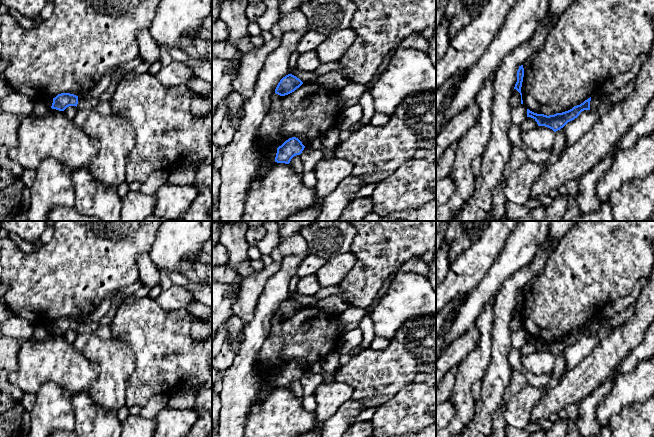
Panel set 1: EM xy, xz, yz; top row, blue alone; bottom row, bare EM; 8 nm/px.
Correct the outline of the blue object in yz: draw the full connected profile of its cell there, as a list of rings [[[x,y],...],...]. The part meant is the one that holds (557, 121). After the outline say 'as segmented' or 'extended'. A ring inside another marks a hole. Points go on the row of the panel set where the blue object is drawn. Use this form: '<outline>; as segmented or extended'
[[[591,97],[568,111],[549,116],[537,114],[527,109],[527,117],[533,118],[538,126],[545,126],[556,132],[563,128],[568,122],[577,118],[582,111],[590,110],[590,101]]]; as segmented

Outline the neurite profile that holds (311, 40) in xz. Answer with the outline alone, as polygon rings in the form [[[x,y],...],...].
[[[308,30],[297,44],[296,51],[298,51],[300,54],[307,51],[315,51],[316,48],[326,39],[326,35]]]

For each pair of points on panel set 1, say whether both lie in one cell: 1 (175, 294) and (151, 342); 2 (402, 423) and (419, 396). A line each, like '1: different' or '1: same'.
1: different
2: same

